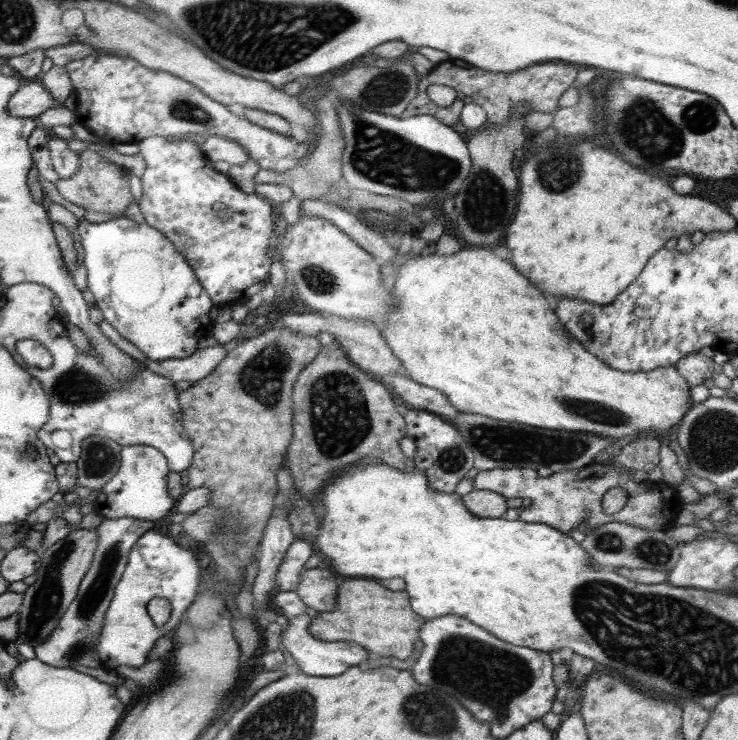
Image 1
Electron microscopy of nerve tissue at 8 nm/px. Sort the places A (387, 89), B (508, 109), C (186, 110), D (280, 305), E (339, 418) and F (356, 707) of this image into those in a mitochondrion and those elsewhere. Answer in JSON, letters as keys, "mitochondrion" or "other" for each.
{"A":"mitochondrion","B":"other","C":"mitochondrion","D":"other","E":"mitochondrion","F":"other"}

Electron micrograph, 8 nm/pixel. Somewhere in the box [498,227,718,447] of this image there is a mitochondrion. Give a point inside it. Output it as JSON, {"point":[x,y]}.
{"point":[582,406]}

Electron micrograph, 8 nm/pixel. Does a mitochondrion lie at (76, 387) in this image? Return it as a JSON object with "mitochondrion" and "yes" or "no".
{"mitochondrion":"yes"}

